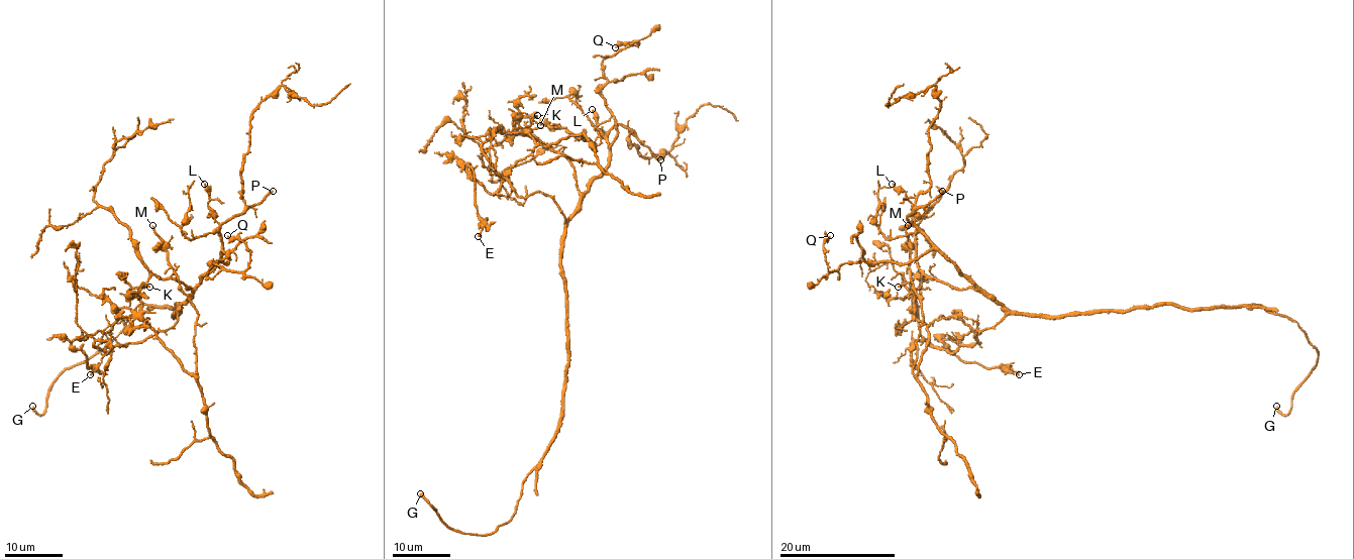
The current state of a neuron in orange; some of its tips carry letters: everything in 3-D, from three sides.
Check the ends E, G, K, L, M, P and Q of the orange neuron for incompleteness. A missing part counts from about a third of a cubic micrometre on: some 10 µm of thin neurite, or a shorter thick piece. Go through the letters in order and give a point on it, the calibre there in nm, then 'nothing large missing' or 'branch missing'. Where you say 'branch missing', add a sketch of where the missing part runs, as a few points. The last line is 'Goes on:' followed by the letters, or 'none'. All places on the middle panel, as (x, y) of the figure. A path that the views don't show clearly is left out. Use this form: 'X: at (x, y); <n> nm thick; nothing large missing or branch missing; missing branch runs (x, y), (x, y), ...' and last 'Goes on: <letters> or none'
E: at (478, 236); 240 nm thick; nothing large missing
G: at (420, 493); 320 nm thick; branch missing
K: at (537, 115); 180 nm thick; branch missing
L: at (592, 109); 200 nm thick; nothing large missing
M: at (540, 125); 200 nm thick; branch missing
P: at (660, 159); 260 nm thick; branch missing
Q: at (615, 47); 280 nm thick; nothing large missing
Goes on: G, K, M, P

